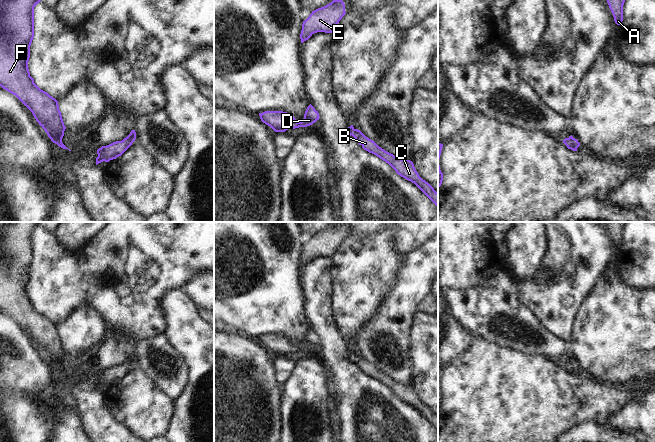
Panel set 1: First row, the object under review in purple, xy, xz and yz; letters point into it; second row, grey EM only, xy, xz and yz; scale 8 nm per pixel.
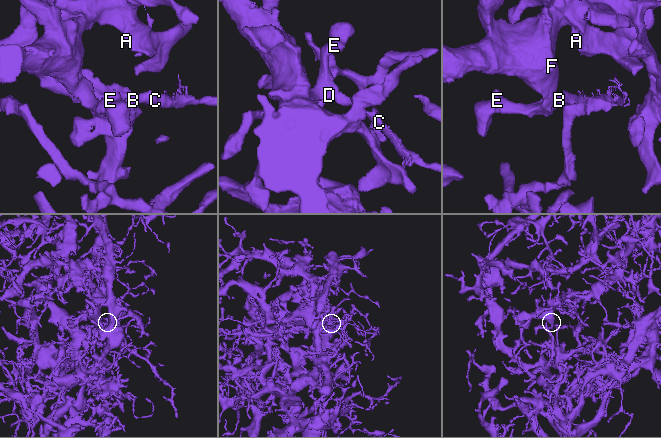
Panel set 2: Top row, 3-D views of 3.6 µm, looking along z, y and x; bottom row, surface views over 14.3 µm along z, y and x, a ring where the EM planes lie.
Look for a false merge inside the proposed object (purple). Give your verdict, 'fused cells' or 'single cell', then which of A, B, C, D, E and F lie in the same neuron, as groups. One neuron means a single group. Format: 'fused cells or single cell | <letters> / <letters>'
single cell | A B C D E F

